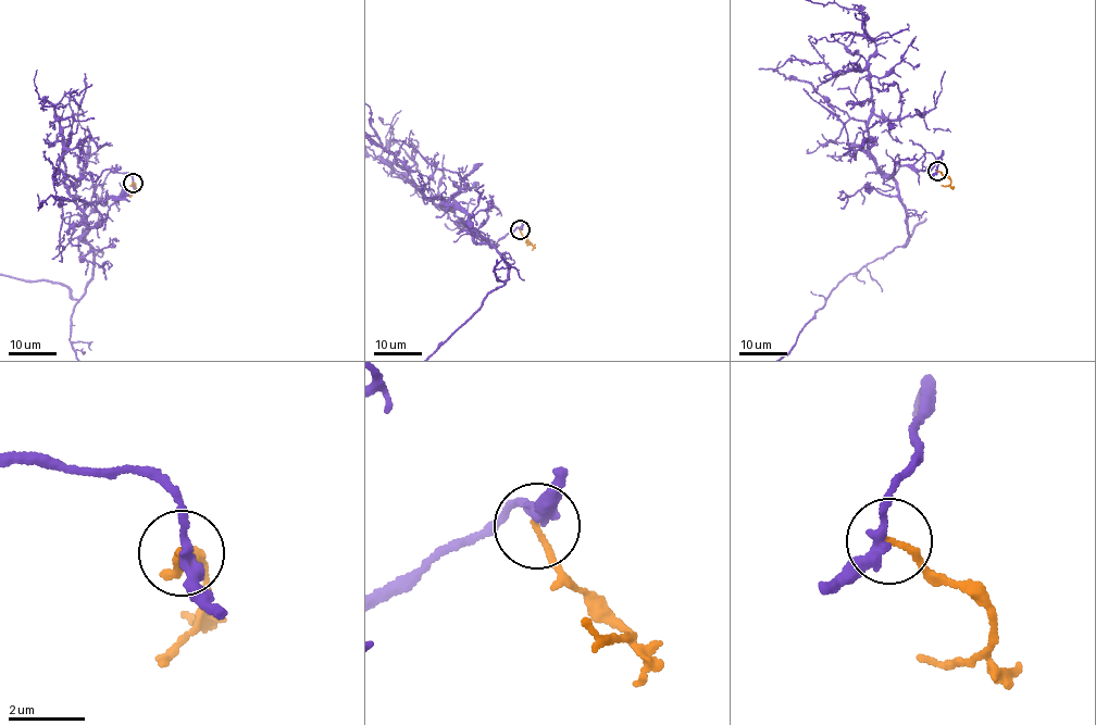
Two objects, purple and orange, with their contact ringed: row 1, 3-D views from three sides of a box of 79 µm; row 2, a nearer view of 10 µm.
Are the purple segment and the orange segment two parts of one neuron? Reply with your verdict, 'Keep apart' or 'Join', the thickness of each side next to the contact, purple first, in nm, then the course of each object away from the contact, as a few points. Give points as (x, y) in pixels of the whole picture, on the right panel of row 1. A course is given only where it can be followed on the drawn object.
Keep apart. Thickness 260 nm (purple) against 140 nm. Course of purple: (937, 171), (943, 152), (924, 171), (905, 164), (891, 175), (908, 242), (844, 276), (787, 354). Course of orange: (937, 171), (950, 182), (942, 185)

